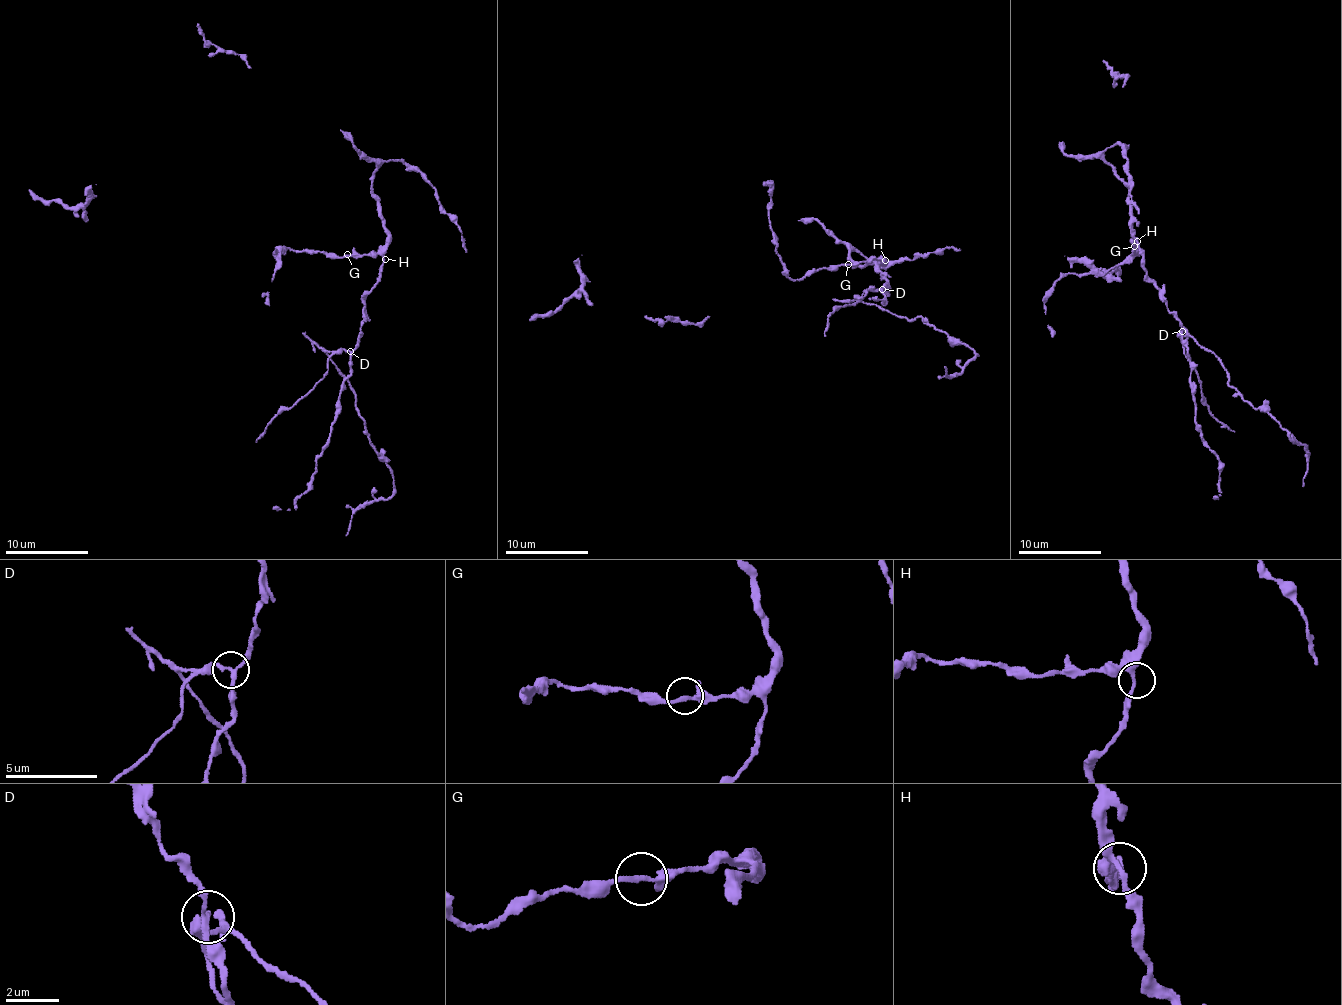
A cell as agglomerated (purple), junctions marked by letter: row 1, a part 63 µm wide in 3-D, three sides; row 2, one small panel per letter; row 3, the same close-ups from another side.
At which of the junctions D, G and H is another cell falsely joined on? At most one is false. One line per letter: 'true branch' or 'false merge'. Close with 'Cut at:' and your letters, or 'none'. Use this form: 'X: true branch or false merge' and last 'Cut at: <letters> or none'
D: false merge
G: true branch
H: true branch
Cut at: D

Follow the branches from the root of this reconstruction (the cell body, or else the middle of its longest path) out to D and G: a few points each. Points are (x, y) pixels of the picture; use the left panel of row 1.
D: (377, 254), (383, 259), (382, 272), (377, 285), (367, 294), (363, 325), (358, 342), (350, 351)
G: (377, 254), (347, 254)

